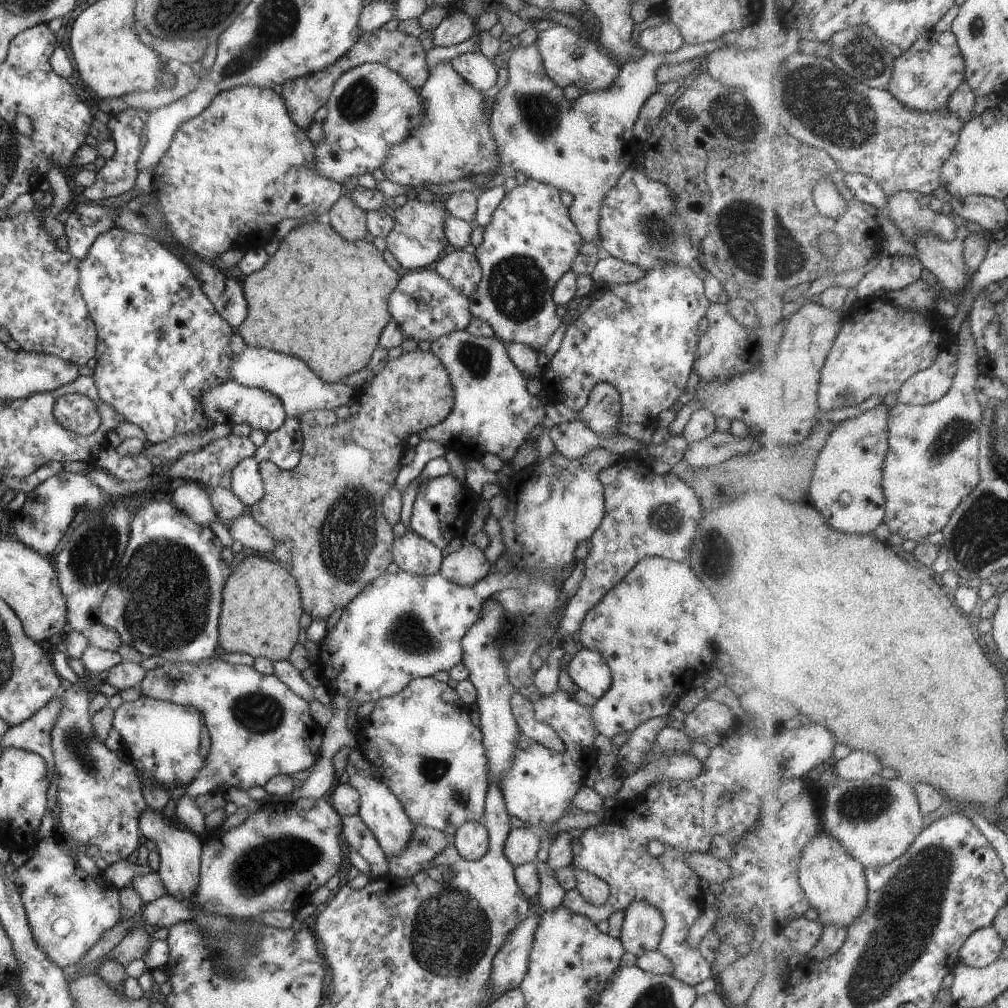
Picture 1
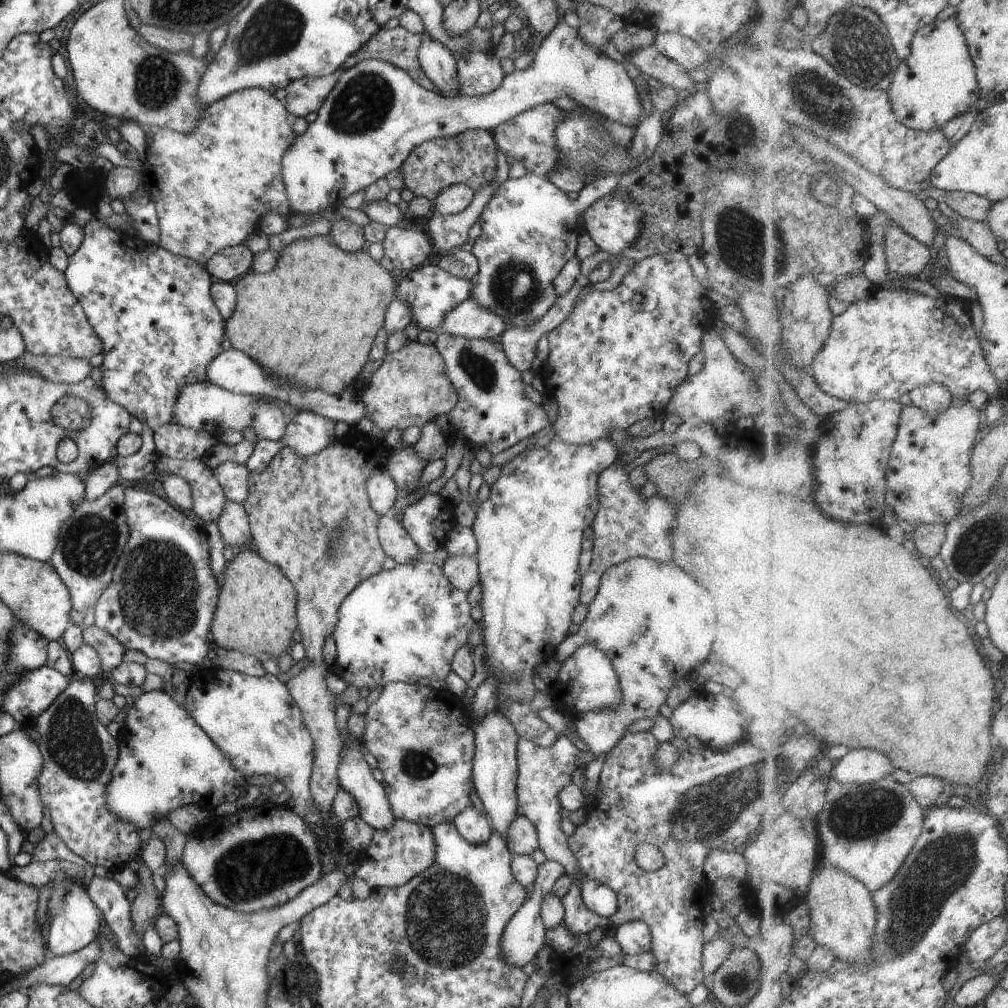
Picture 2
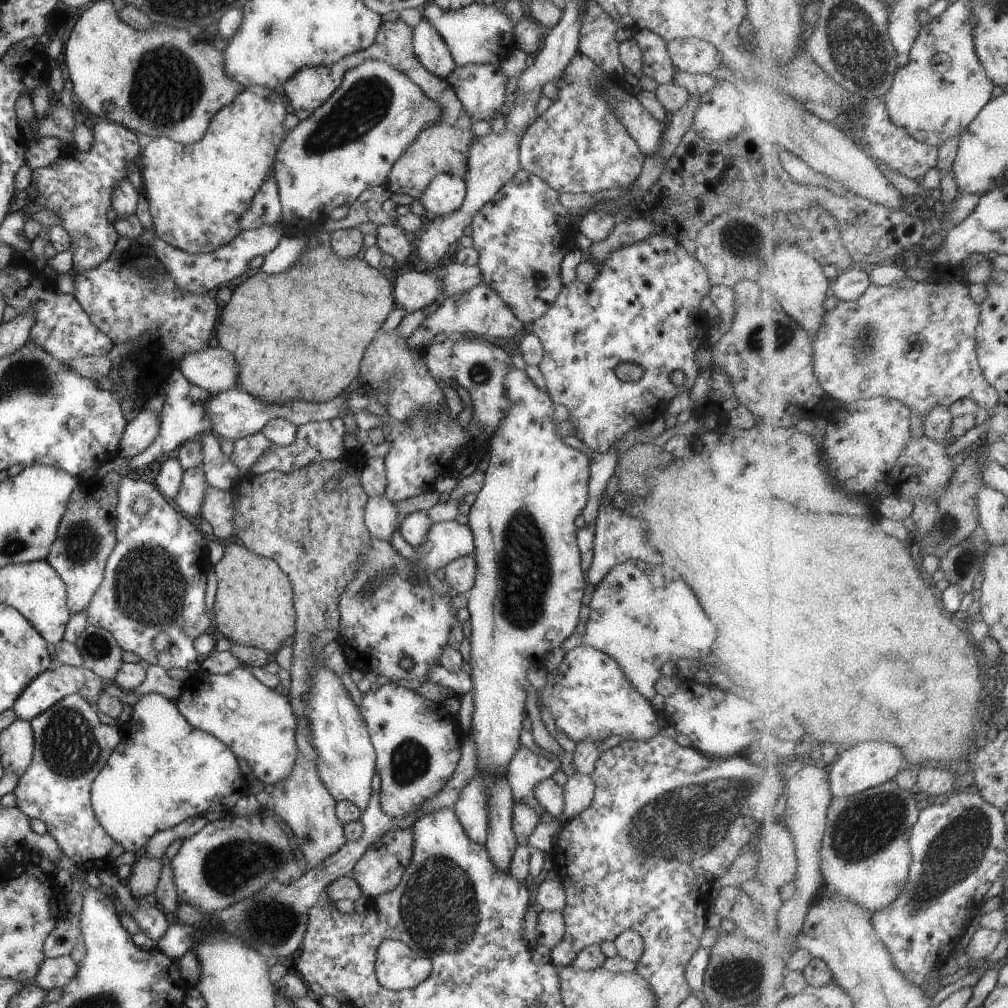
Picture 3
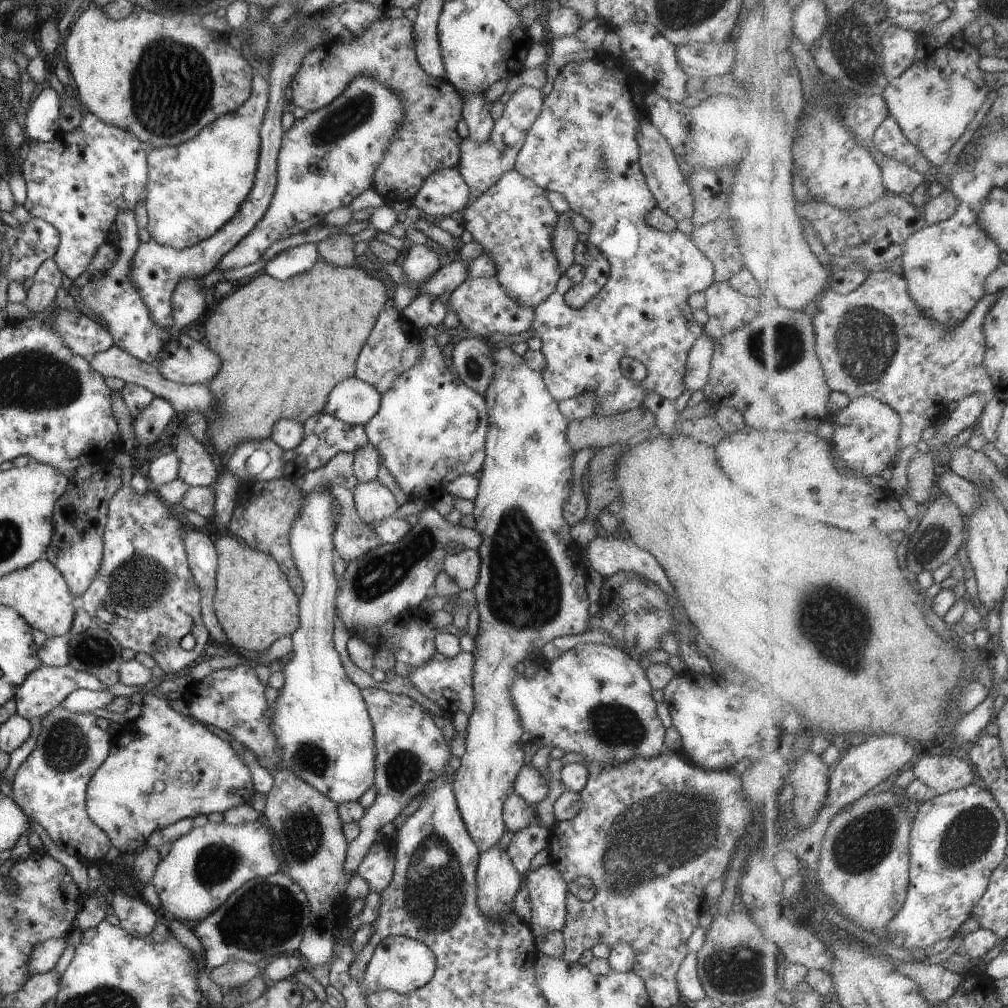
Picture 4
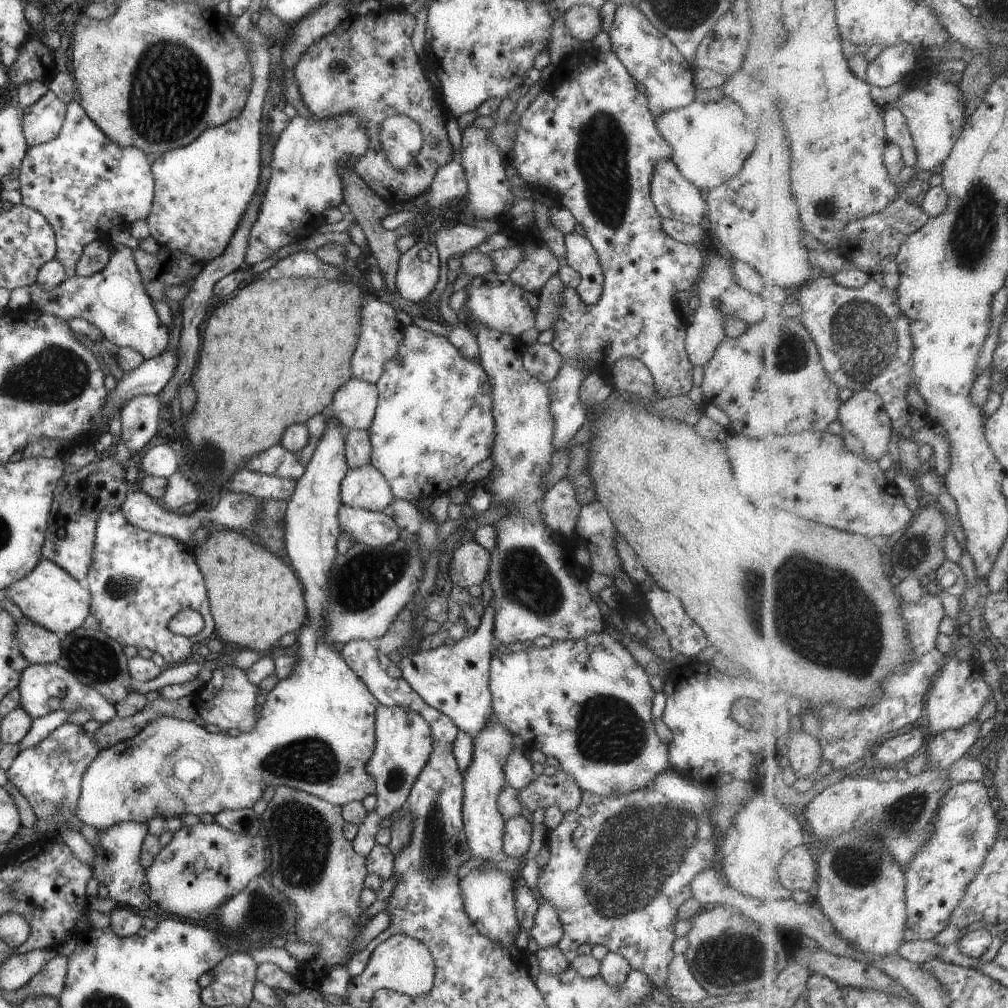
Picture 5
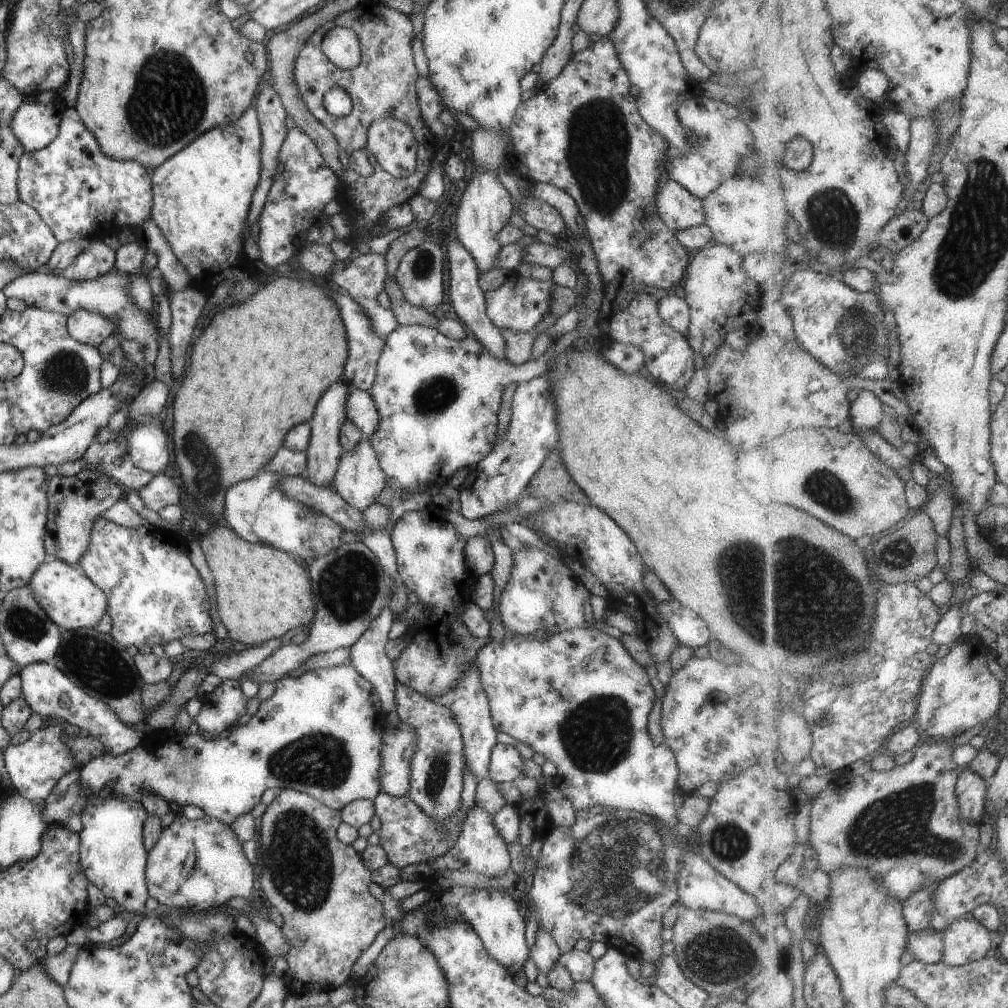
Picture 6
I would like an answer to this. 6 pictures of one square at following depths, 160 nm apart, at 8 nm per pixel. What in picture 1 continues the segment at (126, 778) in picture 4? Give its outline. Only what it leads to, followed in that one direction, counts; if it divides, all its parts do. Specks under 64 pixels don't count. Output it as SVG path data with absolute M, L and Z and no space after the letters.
M142 695L132 702L123 702L115 708L112 716L112 727L121 737L121 748L135 769L139 782L149 778L167 790L189 786L196 780L199 770L204 769L205 757L198 754L202 724L204 722L196 708Z

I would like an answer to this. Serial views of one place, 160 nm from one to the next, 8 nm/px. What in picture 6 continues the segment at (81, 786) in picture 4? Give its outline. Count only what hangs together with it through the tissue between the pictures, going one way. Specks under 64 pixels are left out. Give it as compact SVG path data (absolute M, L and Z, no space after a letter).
M57 724L30 731L30 736L21 744L7 745L2 752L5 772L11 780L11 787L28 801L43 805L49 801L49 794L55 783L71 769L79 768L70 748L61 740L64 729Z

